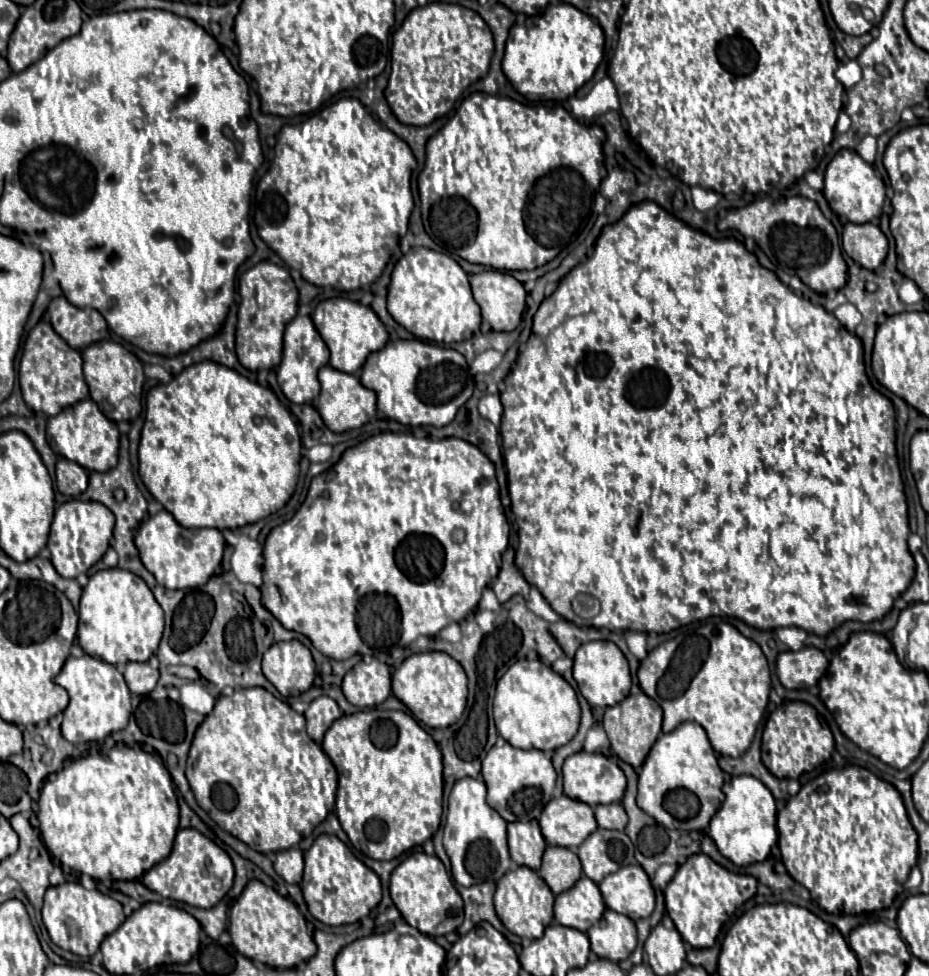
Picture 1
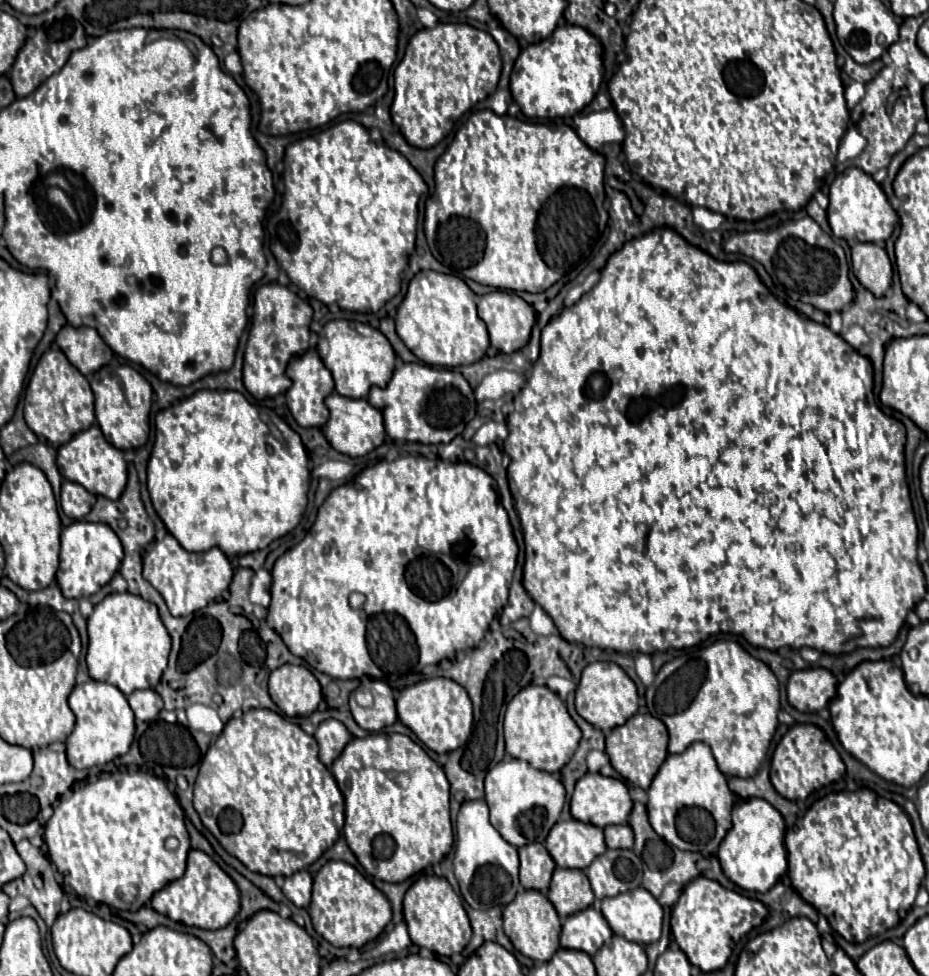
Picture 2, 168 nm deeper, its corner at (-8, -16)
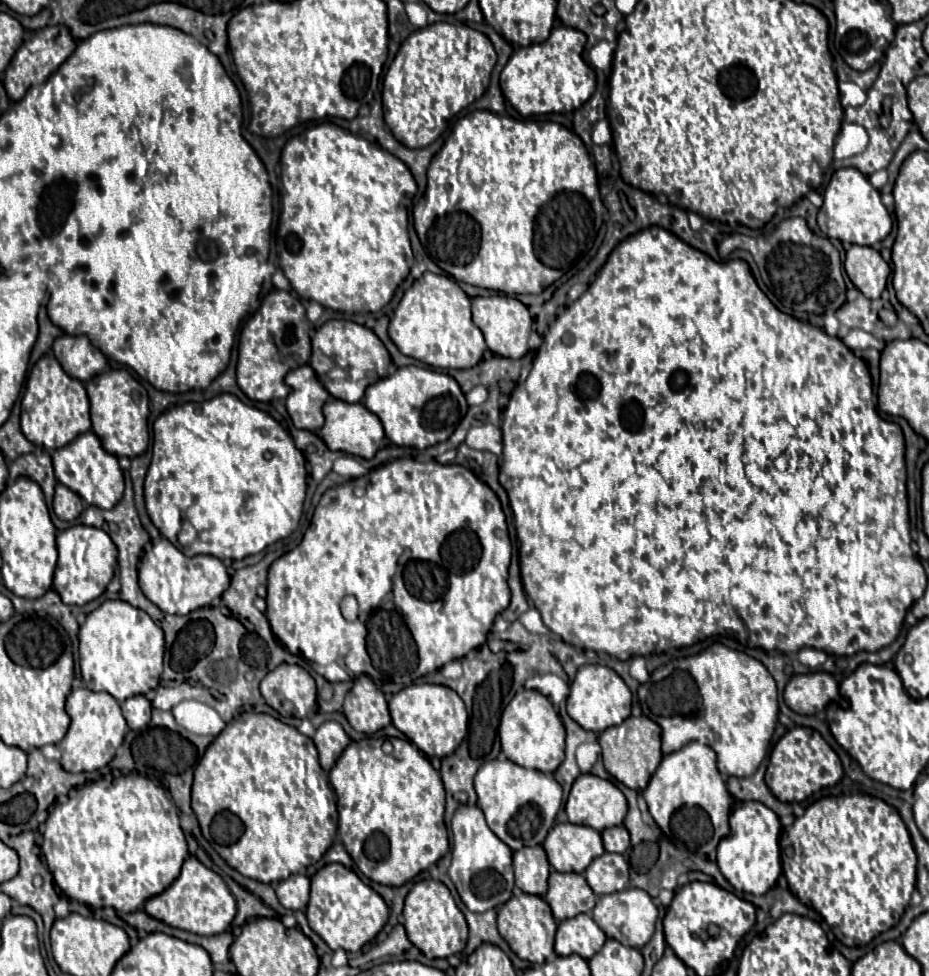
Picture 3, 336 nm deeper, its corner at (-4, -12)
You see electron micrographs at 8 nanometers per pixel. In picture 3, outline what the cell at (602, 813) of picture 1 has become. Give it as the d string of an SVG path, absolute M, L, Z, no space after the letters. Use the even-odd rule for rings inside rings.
M617 826L617 828L607 828L601 832L603 838L603 846L607 852L615 852L615 854L625 854L629 844L629 832L625 832L625 826Z

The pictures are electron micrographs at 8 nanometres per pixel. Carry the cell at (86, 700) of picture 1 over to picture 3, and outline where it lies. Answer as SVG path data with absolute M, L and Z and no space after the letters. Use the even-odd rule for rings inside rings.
M75 678L72 682L72 688L77 690L73 690L67 696L67 714L71 718L71 726L65 738L57 744L57 748L63 754L61 768L67 772L93 772L107 766L129 730L121 714L121 708L111 694L79 688L82 685L80 678Z

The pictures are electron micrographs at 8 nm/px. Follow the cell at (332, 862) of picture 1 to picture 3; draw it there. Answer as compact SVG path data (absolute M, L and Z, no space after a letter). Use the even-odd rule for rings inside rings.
M327 864L311 878L311 898L305 914L311 930L317 932L331 950L343 948L347 952L357 952L387 924L389 908L373 888L359 880L353 870L343 864Z

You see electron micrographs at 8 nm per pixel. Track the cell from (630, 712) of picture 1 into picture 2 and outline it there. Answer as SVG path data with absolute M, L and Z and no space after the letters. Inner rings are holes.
M635 714L623 726L613 728L613 732L607 736L607 748L605 750L611 758L613 768L623 778L627 778L631 784L647 790L653 776L657 774L659 766L667 758L667 742L669 742L669 734L667 734L665 724L659 718L655 718L651 714Z

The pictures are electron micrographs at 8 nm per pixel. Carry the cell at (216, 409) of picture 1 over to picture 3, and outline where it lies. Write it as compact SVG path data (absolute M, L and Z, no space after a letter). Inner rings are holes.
M219 394L207 402L189 402L189 404L177 406L173 410L161 414L155 420L155 424L153 424L153 458L151 458L151 466L147 470L147 476L145 476L145 504L147 504L147 512L151 516L151 522L185 556L191 558L197 554L209 554L209 556L215 556L219 560L241 560L245 556L259 554L269 544L273 544L281 538L287 538L289 534L293 534L297 530L299 518L303 512L305 490L307 490L305 478L307 478L307 470L305 470L303 454L295 448L291 436L269 414L261 412L259 408L243 404L233 394Z

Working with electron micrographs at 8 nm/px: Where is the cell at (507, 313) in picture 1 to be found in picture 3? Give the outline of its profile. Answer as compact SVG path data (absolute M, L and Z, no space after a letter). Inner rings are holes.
M503 294L493 296L477 296L471 300L473 304L473 322L483 332L487 348L493 354L499 354L503 358L523 358L529 350L529 336L531 336L531 314L527 306L523 306L517 298L509 298Z

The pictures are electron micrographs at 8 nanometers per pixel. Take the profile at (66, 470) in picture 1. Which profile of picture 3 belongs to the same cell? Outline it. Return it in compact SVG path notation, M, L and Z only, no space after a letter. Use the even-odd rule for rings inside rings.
M57 484L53 498L53 512L59 520L75 520L83 512L83 502L67 486Z

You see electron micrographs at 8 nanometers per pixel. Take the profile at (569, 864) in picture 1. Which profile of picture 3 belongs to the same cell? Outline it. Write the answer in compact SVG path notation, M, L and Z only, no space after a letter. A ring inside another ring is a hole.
M553 870L549 876L549 892L545 900L549 902L555 920L561 922L577 914L591 914L597 896L581 874L563 874Z

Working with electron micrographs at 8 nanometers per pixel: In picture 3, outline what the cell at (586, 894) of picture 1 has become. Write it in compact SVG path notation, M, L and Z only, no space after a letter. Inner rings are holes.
M579 914L559 924L555 934L555 952L559 956L579 954L581 958L589 960L595 952L601 950L605 940L605 932L593 922L593 918Z

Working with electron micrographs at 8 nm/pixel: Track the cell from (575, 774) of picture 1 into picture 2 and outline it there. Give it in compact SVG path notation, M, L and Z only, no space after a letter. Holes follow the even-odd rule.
M587 772L577 780L571 796L571 814L581 822L605 828L609 824L625 824L631 812L627 786L617 778Z

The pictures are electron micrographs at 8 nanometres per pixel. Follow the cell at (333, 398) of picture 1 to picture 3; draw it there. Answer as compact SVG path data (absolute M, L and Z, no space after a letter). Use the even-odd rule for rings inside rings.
M329 398L325 402L323 414L325 414L325 426L321 428L319 436L323 438L323 442L327 444L329 450L333 450L333 452L339 450L339 452L347 452L347 454L353 454L353 456L361 456L365 460L371 460L375 456L375 452L379 450L379 446L383 444L385 434L383 434L381 422L361 402L347 404L343 400Z

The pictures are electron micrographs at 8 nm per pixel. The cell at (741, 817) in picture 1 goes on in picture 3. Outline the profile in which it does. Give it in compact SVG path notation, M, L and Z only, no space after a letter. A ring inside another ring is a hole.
M741 802L731 812L729 824L731 824L729 838L721 840L721 844L717 846L717 866L735 890L761 896L781 876L781 850L779 850L781 822L777 820L777 814L765 808L763 804Z

